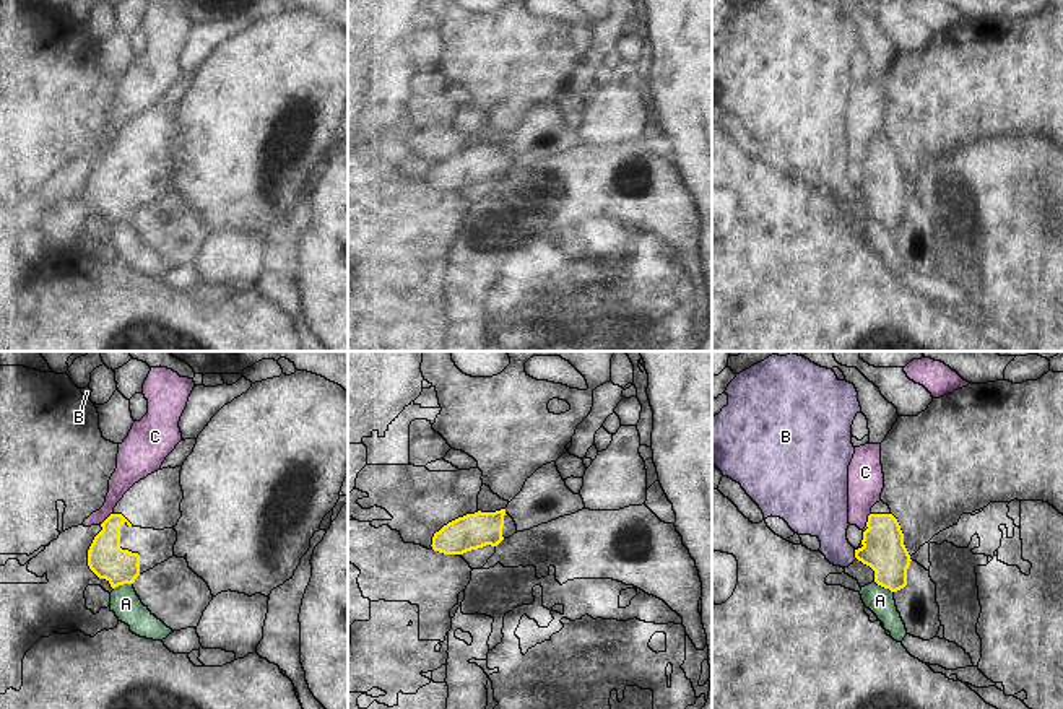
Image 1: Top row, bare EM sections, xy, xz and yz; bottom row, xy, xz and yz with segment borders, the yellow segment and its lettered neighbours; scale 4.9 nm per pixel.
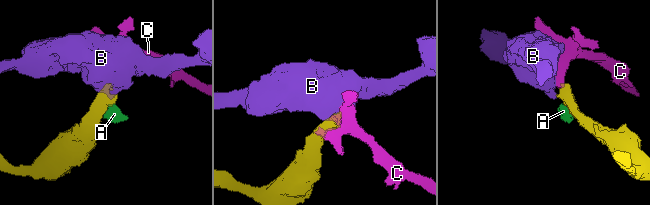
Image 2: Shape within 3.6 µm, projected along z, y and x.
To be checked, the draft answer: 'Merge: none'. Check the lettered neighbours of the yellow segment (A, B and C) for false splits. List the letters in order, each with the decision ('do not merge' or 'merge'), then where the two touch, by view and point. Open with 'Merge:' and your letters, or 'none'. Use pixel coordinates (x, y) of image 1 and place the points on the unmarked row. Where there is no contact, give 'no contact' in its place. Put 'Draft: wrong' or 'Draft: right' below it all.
Merge: none
A: do not merge | xy (122, 220)
B: do not merge | yz (855, 191)
C: do not merge | yz (868, 155)
Draft: right

